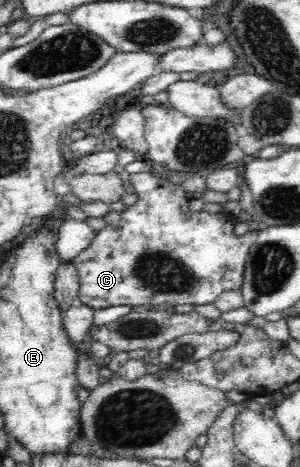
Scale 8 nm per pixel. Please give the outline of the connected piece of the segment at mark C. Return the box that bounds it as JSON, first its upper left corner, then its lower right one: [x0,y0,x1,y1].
[73,170,258,309]

